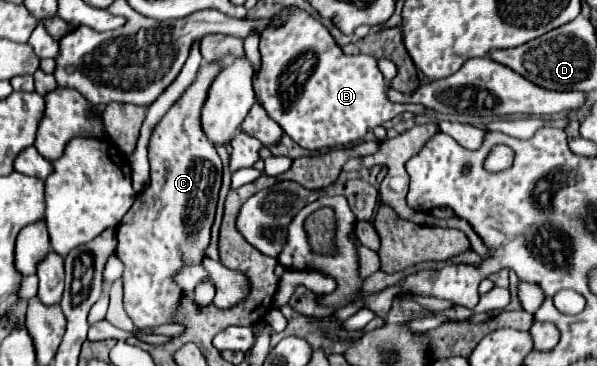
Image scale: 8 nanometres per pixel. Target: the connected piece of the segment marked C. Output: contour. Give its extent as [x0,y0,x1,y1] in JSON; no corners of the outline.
[117,63,221,329]

